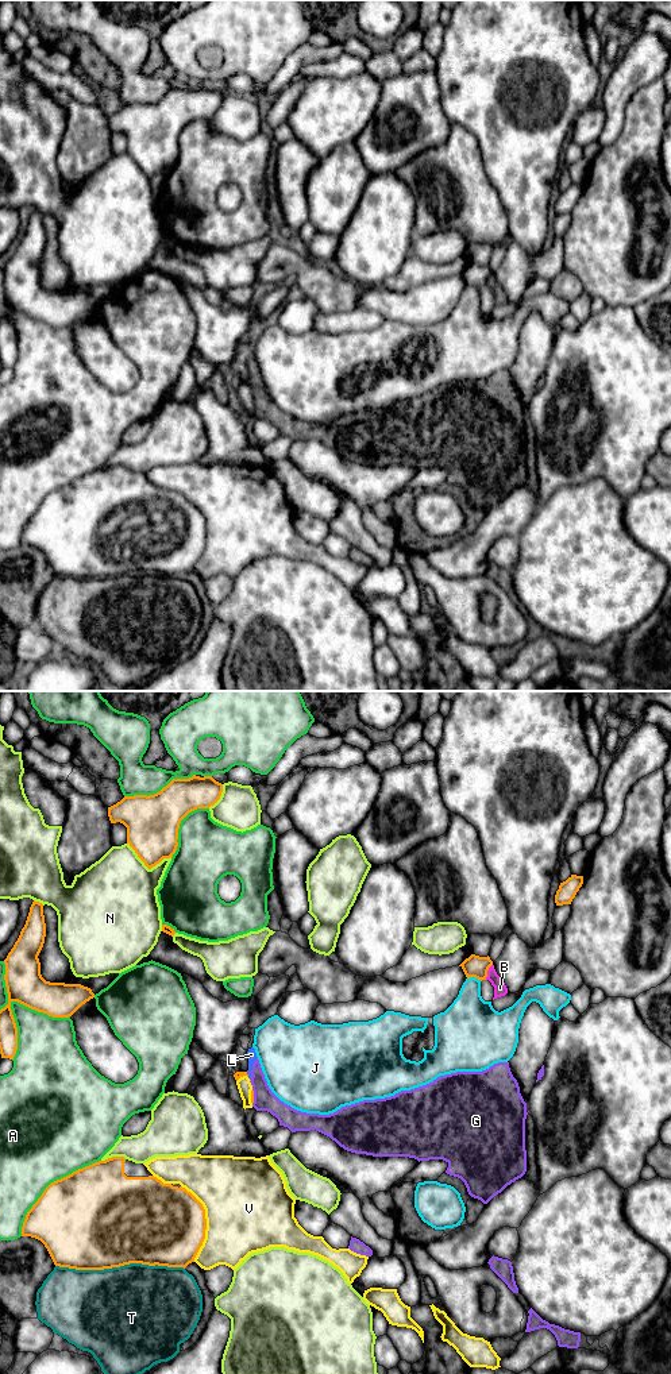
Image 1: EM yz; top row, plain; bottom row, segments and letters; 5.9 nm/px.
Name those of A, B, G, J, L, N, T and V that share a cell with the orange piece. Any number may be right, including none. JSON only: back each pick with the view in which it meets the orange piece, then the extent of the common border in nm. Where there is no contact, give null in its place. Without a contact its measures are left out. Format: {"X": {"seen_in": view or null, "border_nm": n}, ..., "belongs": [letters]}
{"belongs": []}

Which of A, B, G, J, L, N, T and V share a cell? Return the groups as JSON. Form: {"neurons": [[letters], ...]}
{"neurons": [["A", "J"], ["B", "G", "L"], ["N"], ["T"], ["V"]]}

